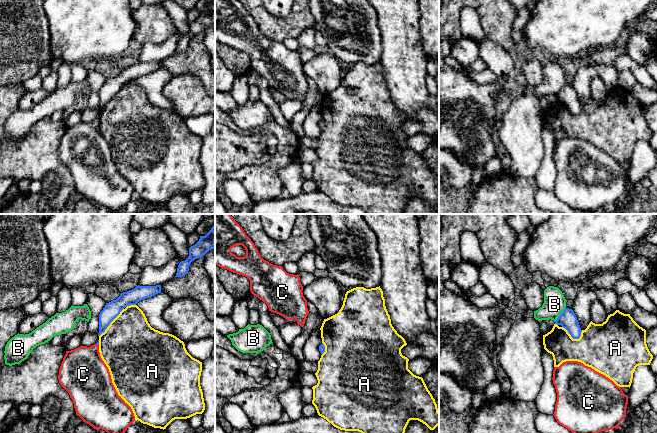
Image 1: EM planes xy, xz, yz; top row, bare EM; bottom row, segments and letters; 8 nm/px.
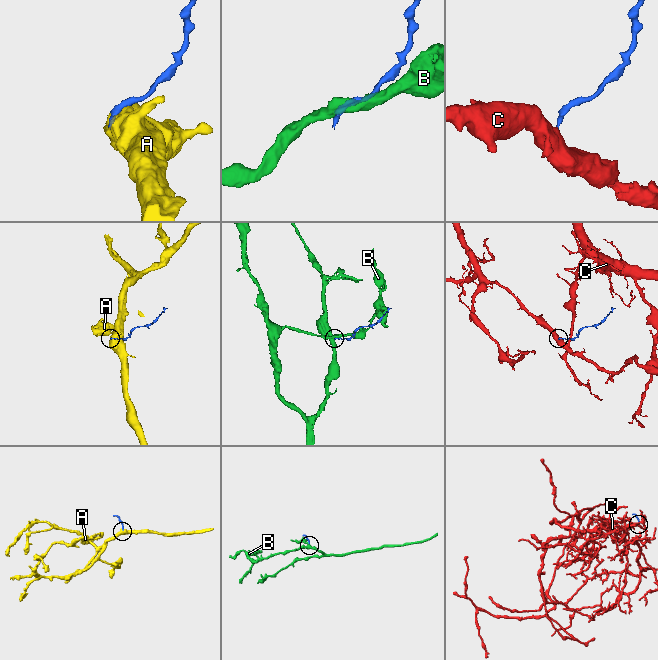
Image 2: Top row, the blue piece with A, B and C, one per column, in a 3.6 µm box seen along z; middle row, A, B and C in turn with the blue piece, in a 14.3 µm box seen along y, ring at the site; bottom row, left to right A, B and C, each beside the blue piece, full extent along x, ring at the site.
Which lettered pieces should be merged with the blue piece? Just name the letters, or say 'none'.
C

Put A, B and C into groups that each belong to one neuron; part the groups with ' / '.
A / B / C

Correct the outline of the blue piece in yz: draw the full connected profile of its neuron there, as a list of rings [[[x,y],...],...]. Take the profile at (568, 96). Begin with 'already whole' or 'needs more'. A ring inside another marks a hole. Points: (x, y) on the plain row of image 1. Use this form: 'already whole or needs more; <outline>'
already whole; [[[565,84],[562,90],[555,97],[555,100],[561,101],[565,104],[573,115],[580,114],[582,106],[572,85]]]

